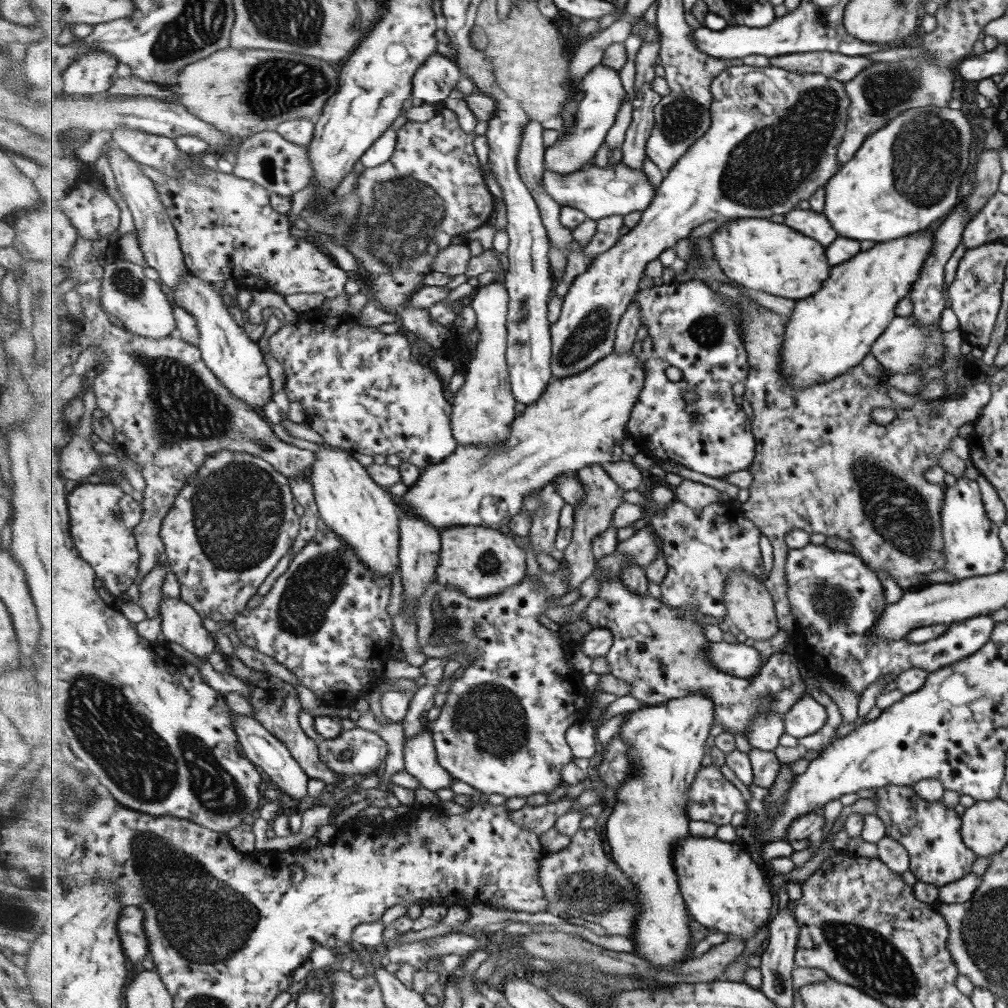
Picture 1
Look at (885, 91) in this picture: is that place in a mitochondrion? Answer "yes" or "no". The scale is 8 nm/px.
yes

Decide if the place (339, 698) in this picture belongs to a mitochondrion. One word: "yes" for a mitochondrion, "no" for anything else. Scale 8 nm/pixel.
no

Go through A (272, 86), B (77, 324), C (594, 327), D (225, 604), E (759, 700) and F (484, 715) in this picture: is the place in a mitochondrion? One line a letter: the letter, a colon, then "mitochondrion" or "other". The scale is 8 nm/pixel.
A: mitochondrion
B: other
C: mitochondrion
D: other
E: mitochondrion
F: mitochondrion

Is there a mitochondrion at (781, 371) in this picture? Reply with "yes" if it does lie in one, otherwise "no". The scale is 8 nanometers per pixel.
no

